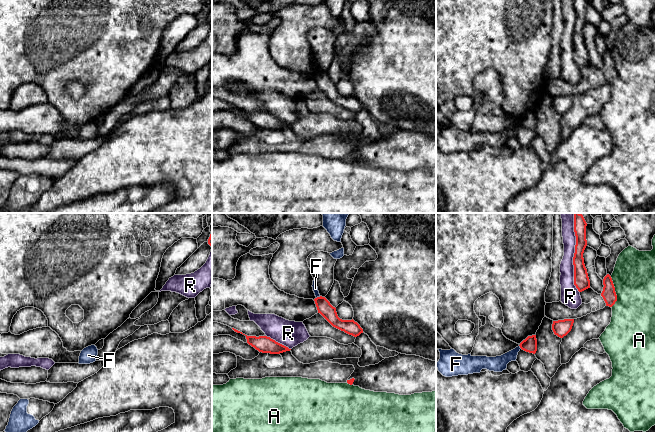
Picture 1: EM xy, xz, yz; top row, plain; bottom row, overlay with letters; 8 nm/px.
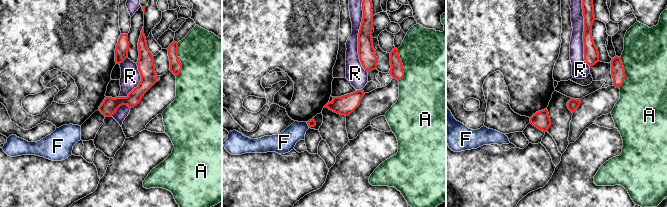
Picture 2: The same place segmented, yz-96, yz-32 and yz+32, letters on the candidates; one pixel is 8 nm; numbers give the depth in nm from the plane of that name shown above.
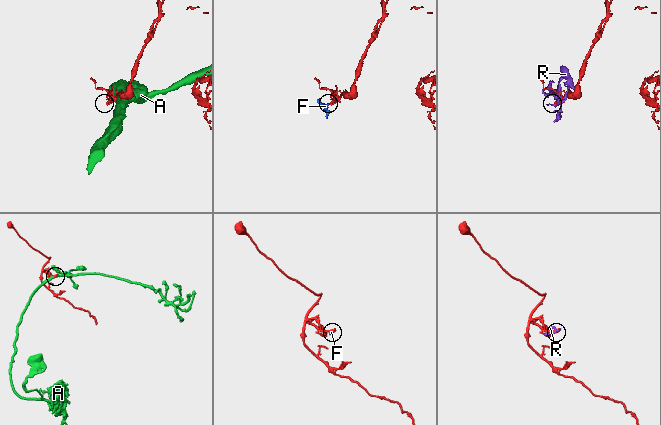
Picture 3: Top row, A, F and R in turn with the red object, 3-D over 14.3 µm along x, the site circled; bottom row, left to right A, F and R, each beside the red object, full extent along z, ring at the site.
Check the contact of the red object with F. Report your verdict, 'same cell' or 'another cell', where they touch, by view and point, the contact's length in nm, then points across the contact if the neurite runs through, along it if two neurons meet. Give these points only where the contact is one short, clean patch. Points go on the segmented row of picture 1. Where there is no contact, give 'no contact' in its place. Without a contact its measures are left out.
another cell; meets red in xz at (318, 297); contact 40 nm long; border along xz (320, 296), (316, 298)

